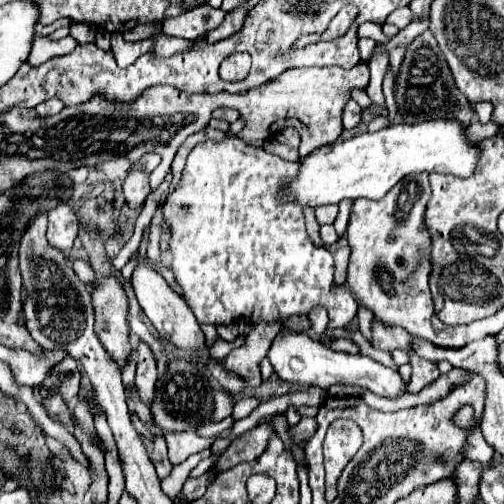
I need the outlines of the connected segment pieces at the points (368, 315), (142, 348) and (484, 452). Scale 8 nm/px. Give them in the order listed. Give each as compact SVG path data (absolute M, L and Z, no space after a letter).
M363 309L357 313L357 321L359 321L359 331L363 333L363 337L367 341L371 341L371 323L373 323L373 313L369 309Z
M145 343L137 345L137 377L135 385L139 391L141 401L149 407L153 403L153 393L157 383L157 369L155 369L155 357L151 349Z
M473 427L473 429L471 429L469 447L467 447L467 451L465 451L465 457L467 457L467 459L477 459L477 461L481 461L483 465L485 465L487 461L491 463L491 461L495 459L495 451L485 443L485 439L483 439L479 427Z

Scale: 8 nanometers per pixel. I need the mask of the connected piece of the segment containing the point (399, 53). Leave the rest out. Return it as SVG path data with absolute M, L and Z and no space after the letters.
M398 47L397 49L393 49L393 51L389 52L389 63L395 77L394 84L396 84L396 79L399 75L400 67L401 67L403 57L405 54L405 50L406 50L405 47Z

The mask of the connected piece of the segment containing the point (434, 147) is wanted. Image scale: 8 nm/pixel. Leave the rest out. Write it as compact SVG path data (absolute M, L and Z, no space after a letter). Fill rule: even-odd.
M429 119L417 125L397 123L377 133L363 133L343 143L325 145L305 157L297 179L289 185L289 191L281 195L281 201L297 199L301 207L319 207L339 203L341 199L381 199L403 177L423 171L469 177L477 167L481 147L471 141L465 131L459 121Z

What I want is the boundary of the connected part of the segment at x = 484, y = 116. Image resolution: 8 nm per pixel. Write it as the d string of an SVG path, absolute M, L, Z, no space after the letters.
M482 101L474 106L474 110L482 124L491 121L493 113L493 105L489 101Z

